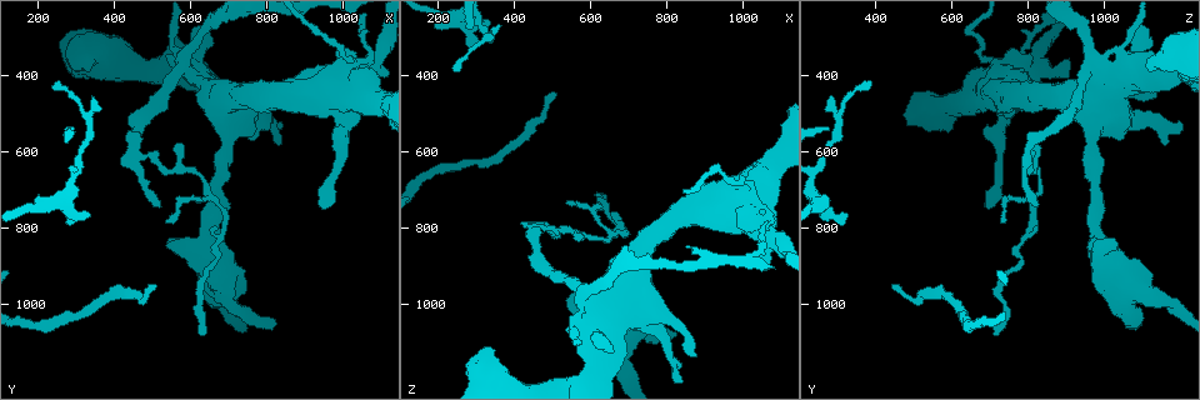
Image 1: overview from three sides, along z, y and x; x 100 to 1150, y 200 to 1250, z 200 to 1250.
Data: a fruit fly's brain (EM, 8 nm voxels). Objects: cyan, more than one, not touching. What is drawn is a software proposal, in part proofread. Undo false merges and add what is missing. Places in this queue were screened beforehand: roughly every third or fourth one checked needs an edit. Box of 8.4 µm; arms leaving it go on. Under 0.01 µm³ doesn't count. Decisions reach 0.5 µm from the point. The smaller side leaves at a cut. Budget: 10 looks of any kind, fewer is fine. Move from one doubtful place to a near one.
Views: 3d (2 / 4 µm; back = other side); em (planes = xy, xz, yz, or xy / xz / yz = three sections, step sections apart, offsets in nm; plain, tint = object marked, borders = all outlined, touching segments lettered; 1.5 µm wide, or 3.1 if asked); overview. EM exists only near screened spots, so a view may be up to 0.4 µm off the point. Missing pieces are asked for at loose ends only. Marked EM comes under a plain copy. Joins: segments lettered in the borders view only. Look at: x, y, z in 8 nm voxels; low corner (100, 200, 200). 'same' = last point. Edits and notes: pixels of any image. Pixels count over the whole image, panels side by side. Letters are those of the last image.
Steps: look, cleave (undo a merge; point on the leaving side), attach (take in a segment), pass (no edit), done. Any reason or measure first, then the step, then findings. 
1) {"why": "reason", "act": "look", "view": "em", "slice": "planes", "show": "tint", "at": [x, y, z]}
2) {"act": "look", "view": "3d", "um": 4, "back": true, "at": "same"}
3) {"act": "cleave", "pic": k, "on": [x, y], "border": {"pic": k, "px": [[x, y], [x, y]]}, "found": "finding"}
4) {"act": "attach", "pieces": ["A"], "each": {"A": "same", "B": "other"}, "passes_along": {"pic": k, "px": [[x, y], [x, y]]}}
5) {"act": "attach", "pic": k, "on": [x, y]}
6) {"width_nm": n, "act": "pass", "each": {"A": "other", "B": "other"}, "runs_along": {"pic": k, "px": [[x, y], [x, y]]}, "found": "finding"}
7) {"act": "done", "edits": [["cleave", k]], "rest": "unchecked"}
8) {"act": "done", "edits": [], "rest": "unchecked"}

{"why": "branch stops here", "act": "look", "view": "em", "slice": "planes", "show": "borders", "at": [520, 750, 825]}

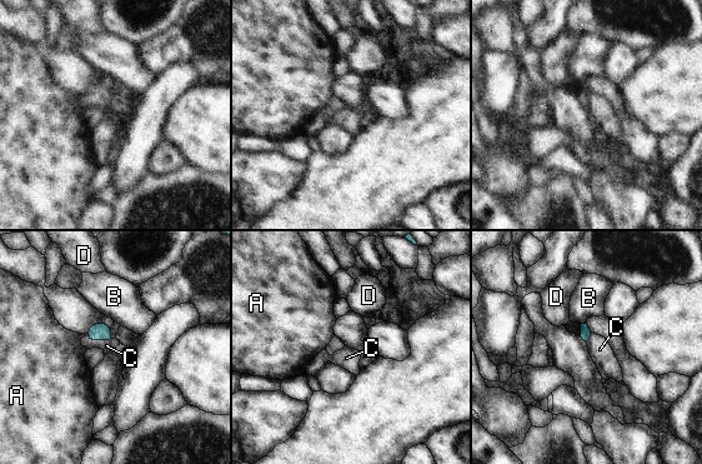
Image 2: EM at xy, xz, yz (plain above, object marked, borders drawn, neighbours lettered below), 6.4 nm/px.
{"act": "attach", "pieces": ["C"], "each": {"A": "other", "B": "other", "C": "same", "D": "other"}, "passes_along": {"pic": 2, "px": [[98, 332], [100, 339], [106, 345]]}, "found": "it goes on there"}

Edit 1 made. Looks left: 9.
{"why": "branch stops here", "act": "look", "view": "3d", "um": 2, "back": true, "at": [820, 1045, 1070]}

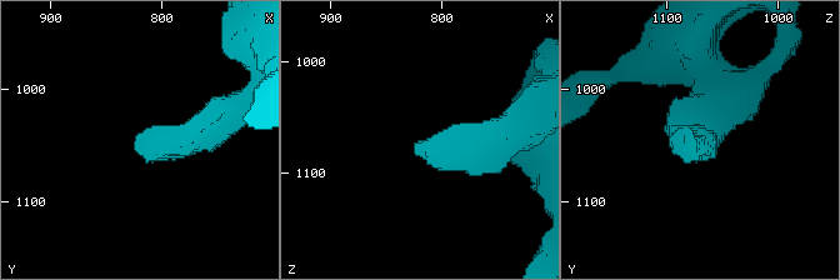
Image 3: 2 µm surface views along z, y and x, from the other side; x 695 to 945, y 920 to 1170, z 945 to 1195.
{"act": "look", "view": "em", "slice": "yz", "step": 8, "show": "tint", "at": [822, 1044, 1072]}

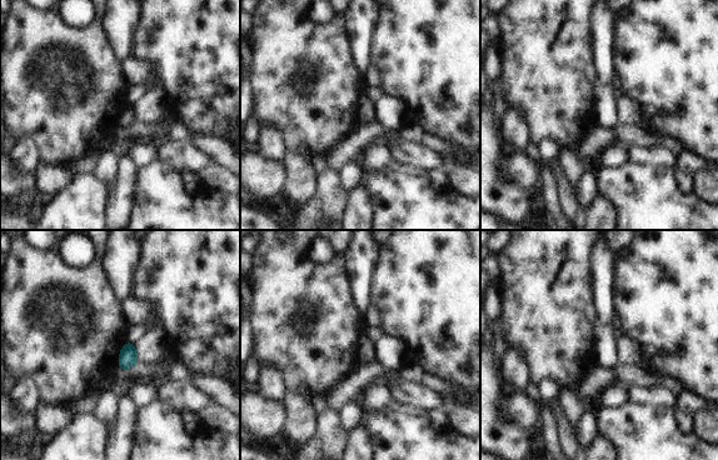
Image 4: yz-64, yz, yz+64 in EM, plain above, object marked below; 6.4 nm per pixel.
{"why": "cut it another way", "act": "look", "view": "em", "slice": "xy", "step": 4, "show": "borders", "at": "same"}

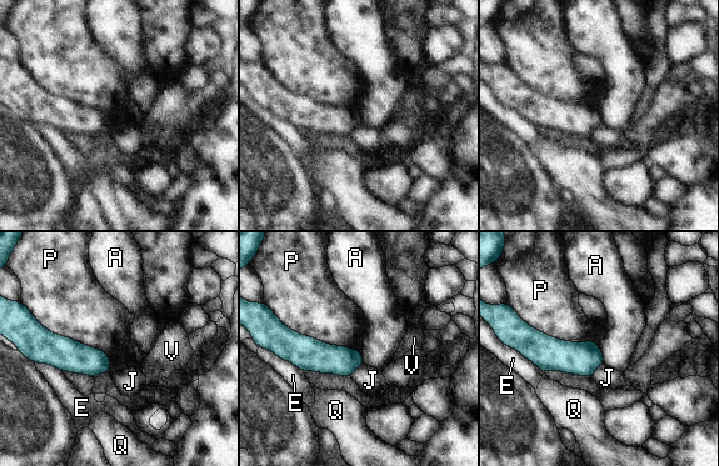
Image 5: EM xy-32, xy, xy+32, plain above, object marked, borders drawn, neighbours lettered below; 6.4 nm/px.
{"act": "pass", "each": {"A": "other", "E": "other", "J": "other", "P": "other", "Q": "other", "V": "other"}, "border": {"pic": 5, "px": [[38, 320], [100, 349], [109, 371]]}, "found": "no lettered segment goes on from it"}

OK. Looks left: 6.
{"why": "branch stops here", "act": "look", "view": "3d", "um": 4, "at": [865, 445, 1140]}

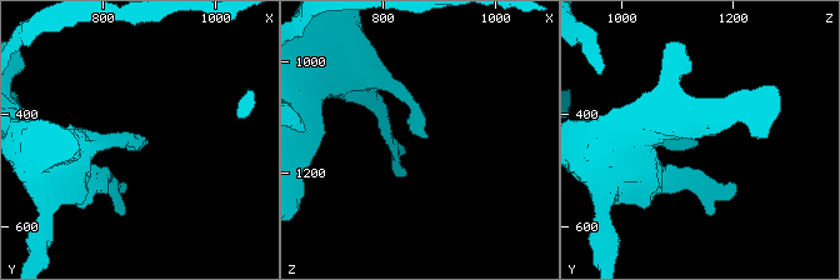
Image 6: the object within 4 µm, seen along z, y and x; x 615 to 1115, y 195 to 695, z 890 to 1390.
{"why": "need the tissue", "act": "look", "view": "em", "slice": "xy", "step": 8, "show": "borders", "at": [875, 445, 1140]}

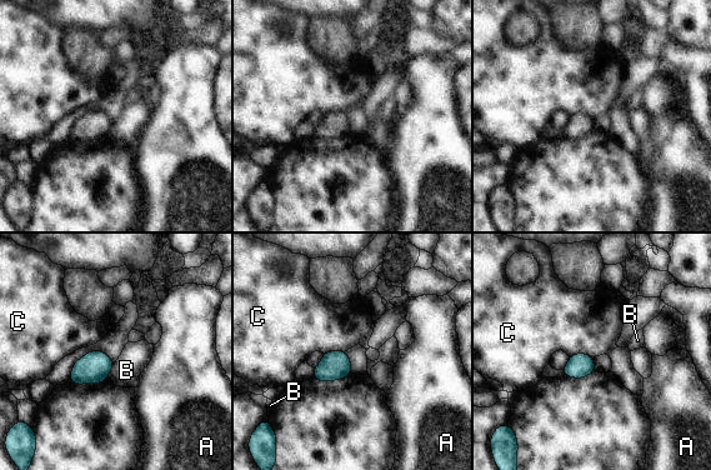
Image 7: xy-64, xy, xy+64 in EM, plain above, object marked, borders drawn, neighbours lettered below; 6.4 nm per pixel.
{"why": "another direction", "act": "look", "view": "em", "slice": "xz", "step": 8, "show": "borders", "at": "same"}

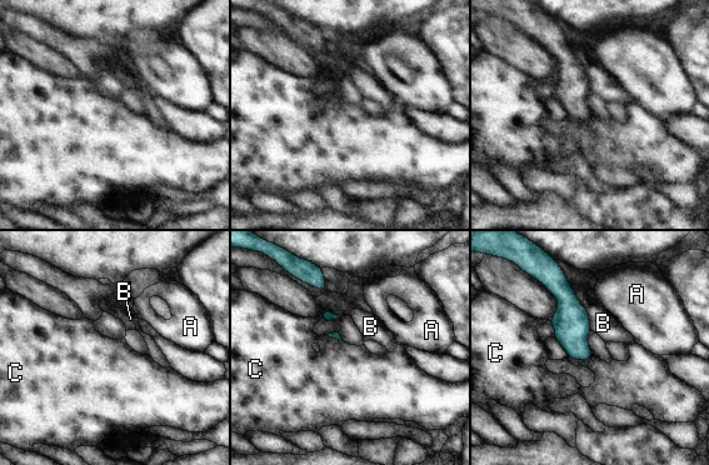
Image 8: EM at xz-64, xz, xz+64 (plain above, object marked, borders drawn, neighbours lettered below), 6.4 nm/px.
{"act": "pass", "each": {"A": "other", "B": "other", "C": "other"}, "border": {"pic": 8, "px": [[593, 355], [585, 359], [569, 358]]}, "found": "no lettered segment goes on from it"}

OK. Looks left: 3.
{"why": "branch stops here", "act": "look", "view": "3d", "um": 4, "at": [300, 765, 325]}

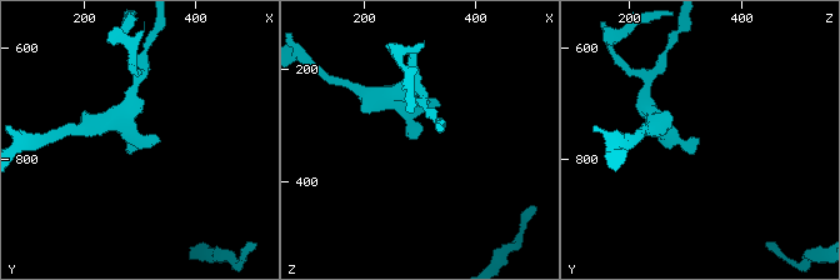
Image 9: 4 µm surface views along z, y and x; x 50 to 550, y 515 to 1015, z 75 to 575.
{"act": "look", "view": "em", "slice": "yz", "step": 4, "show": "borders", "at": [295, 765, 325]}

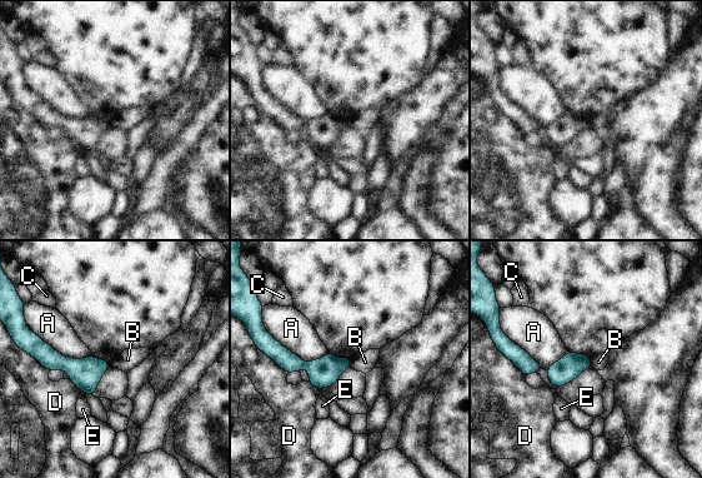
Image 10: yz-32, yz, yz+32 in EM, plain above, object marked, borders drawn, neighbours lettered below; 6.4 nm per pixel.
{"longest_contact_nm": ["A", 420], "act": "pass", "each": {"A": "other", "B": "other", "C": "other", "D": "other", "E": "other"}, "border": {"pic": 10, "px": [[590, 357], [591, 366]]}, "found": "no lettered segment goes on from it"}

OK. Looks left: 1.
{"act": "done", "edits": [["attach", 2]], "rest": "unchecked"}

